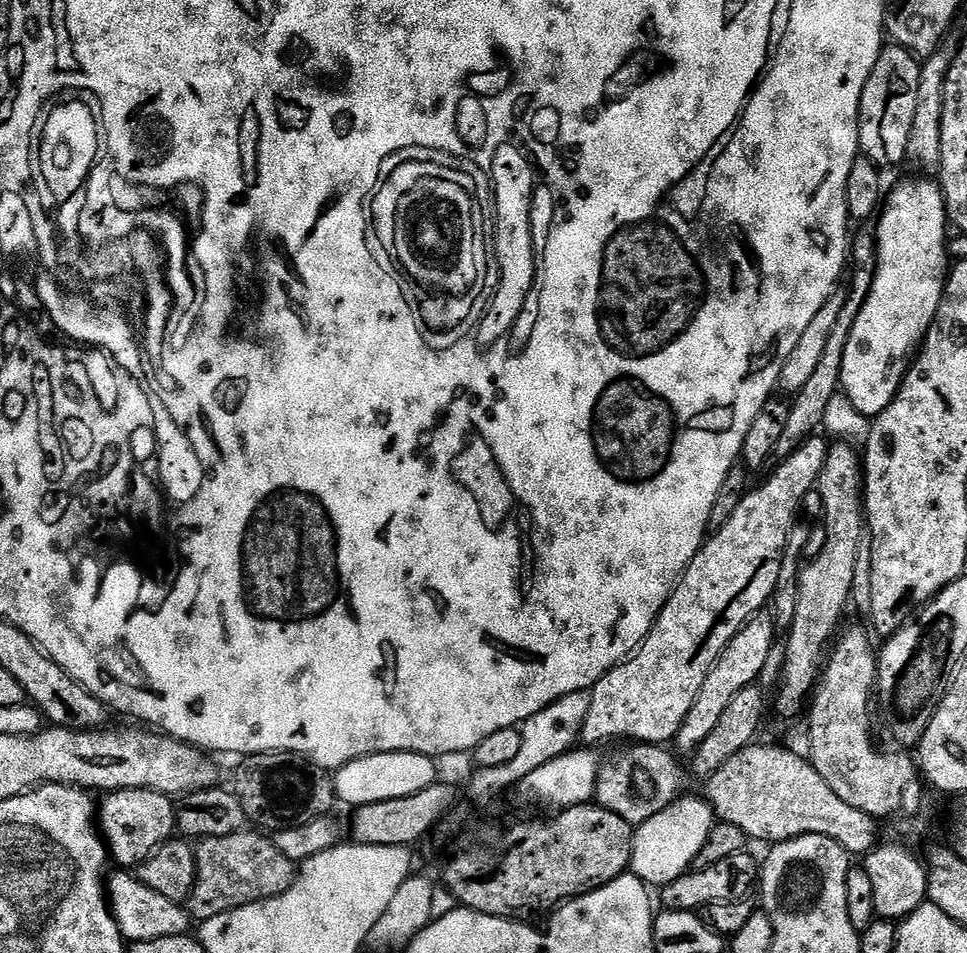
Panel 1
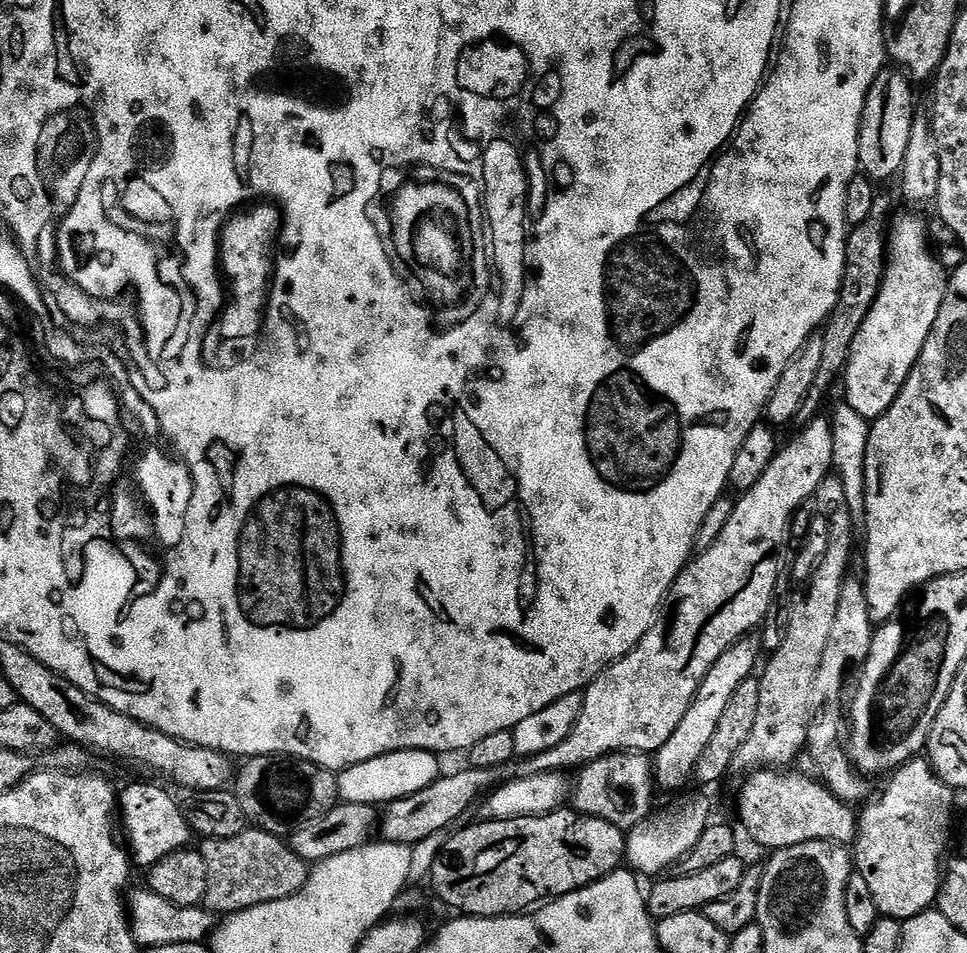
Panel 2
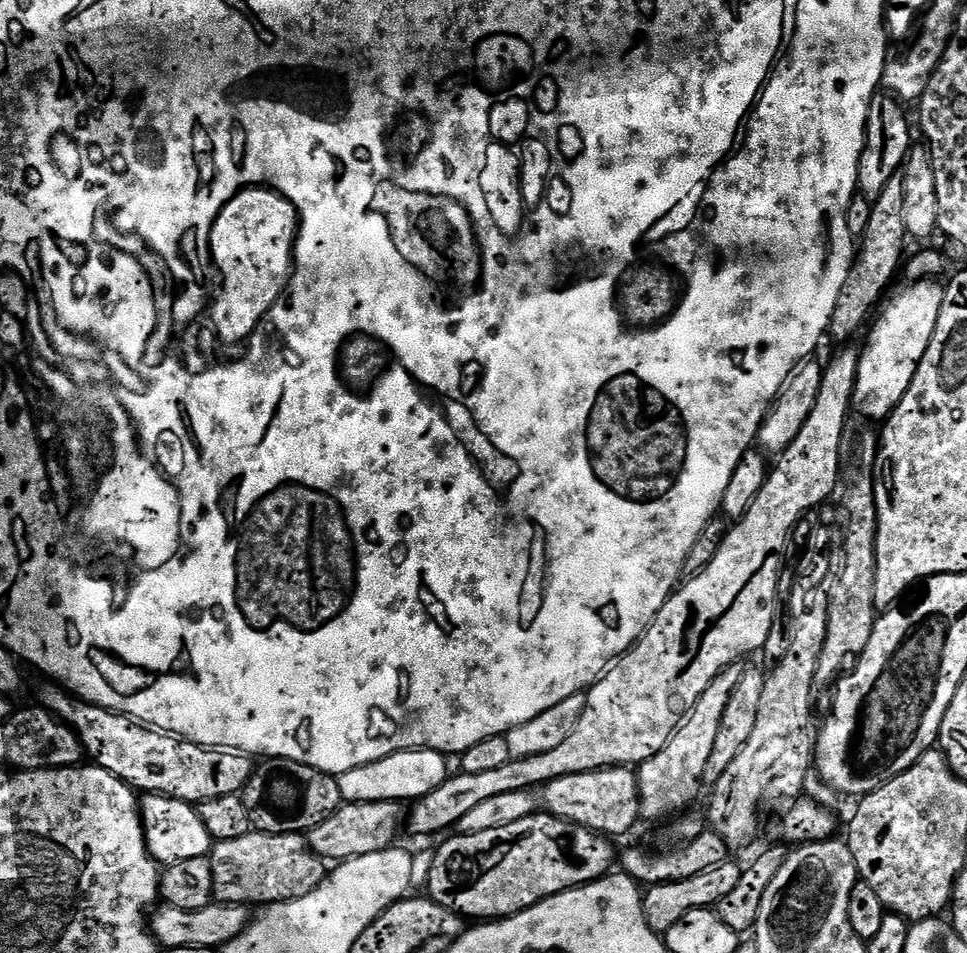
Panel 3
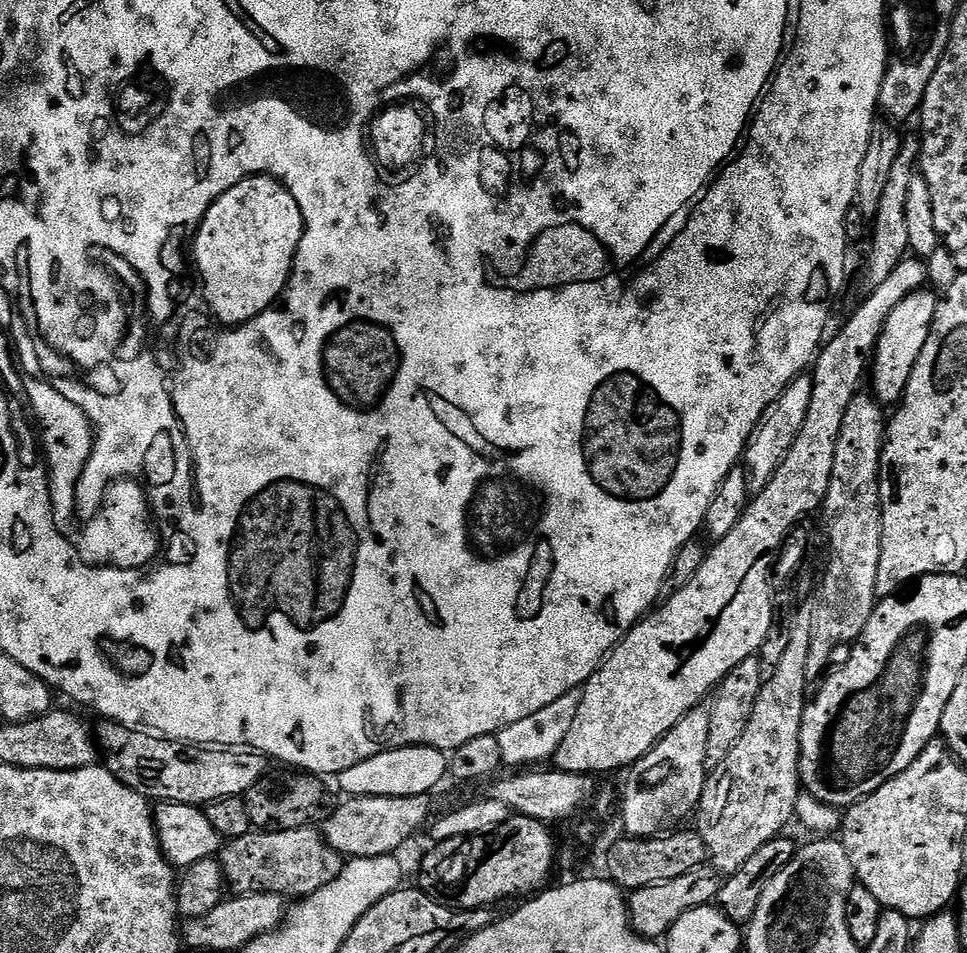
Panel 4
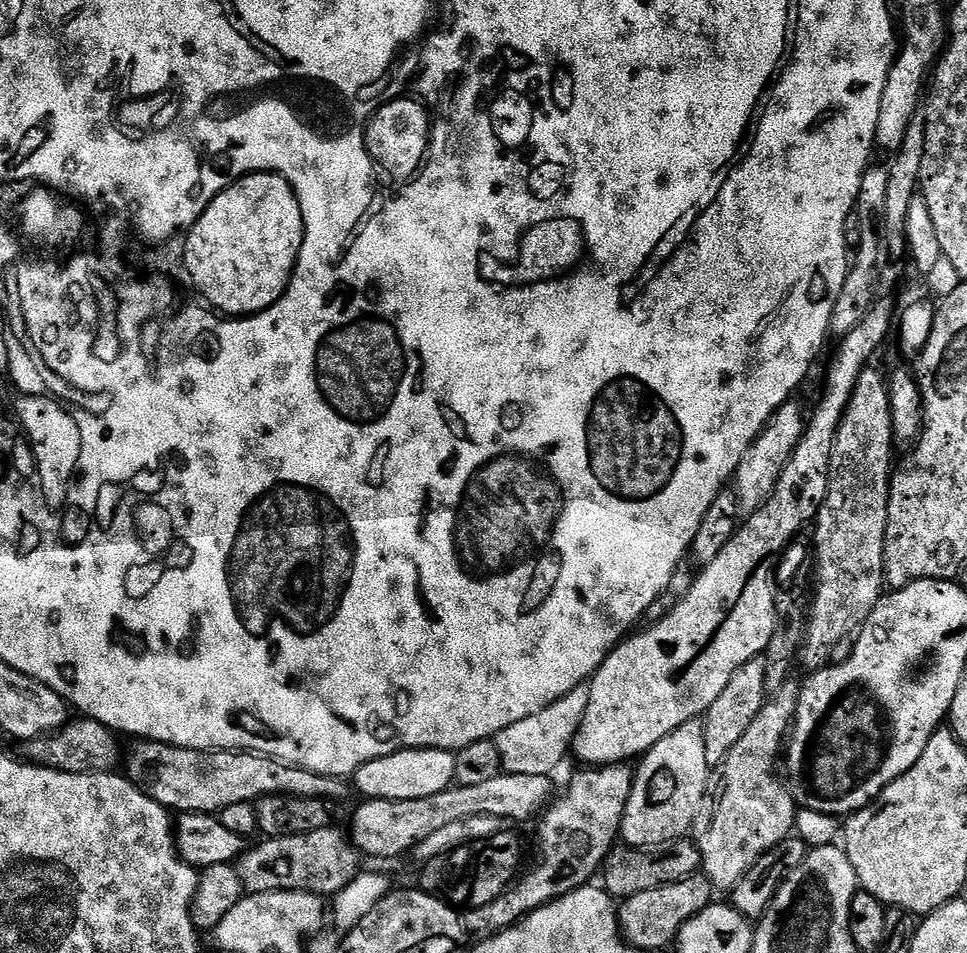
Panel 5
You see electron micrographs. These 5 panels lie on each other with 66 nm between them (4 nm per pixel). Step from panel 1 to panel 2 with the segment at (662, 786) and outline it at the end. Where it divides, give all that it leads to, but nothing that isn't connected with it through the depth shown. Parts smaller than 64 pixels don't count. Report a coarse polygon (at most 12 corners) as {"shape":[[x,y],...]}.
{"shape":[[612,752],[584,765],[575,811],[625,830],[654,811],[653,761]]}

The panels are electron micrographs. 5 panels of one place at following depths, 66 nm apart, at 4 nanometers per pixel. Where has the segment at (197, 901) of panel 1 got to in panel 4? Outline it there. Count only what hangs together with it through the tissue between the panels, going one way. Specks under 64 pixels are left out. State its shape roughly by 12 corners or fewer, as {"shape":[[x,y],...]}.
{"shape":[[315,827],[253,830],[218,859],[235,895],[312,896],[346,863]]}

